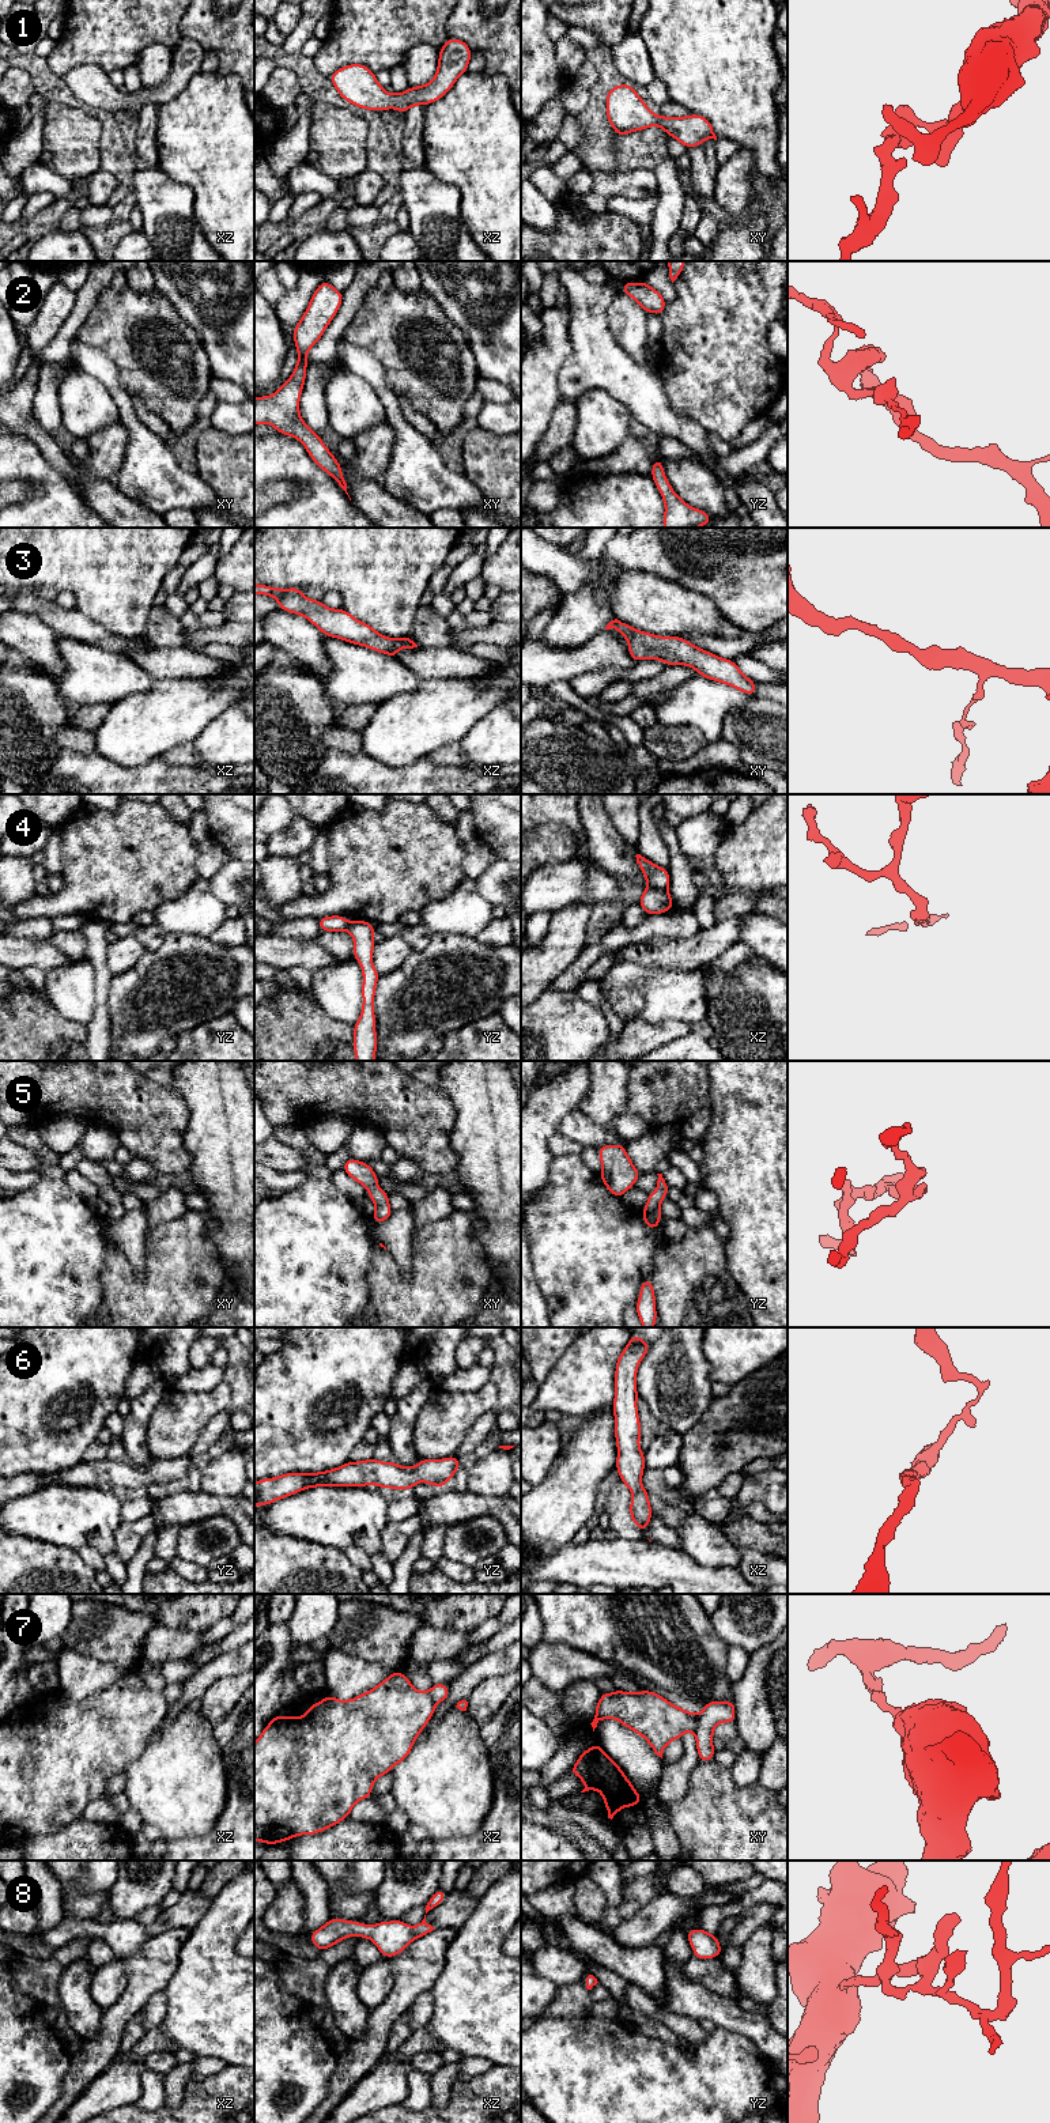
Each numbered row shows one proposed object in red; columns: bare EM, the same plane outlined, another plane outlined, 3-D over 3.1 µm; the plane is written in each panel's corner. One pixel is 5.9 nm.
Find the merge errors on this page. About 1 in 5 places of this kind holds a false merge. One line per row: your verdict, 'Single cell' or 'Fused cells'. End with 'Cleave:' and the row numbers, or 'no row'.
1: Single cell
2: Single cell
3: Single cell
4: Fused cells
5: Single cell
6: Single cell
7: Fused cells
8: Single cell
Cleave: 4, 7

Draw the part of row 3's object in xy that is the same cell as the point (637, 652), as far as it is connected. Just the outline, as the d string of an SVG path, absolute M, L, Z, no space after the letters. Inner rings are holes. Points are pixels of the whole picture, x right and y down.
M615 619L605 630L616 628L628 641L628 653L634 661L660 660L669 665L692 666L706 679L728 684L749 696L755 695L755 681L745 677L733 660L721 658L680 636L660 636Z

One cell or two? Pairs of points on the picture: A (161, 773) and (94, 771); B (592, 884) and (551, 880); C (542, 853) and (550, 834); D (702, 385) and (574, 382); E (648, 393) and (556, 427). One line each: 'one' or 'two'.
A: one
B: one
C: one
D: two
E: two

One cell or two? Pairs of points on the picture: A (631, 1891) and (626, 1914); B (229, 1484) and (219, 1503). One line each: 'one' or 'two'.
A: one
B: two

